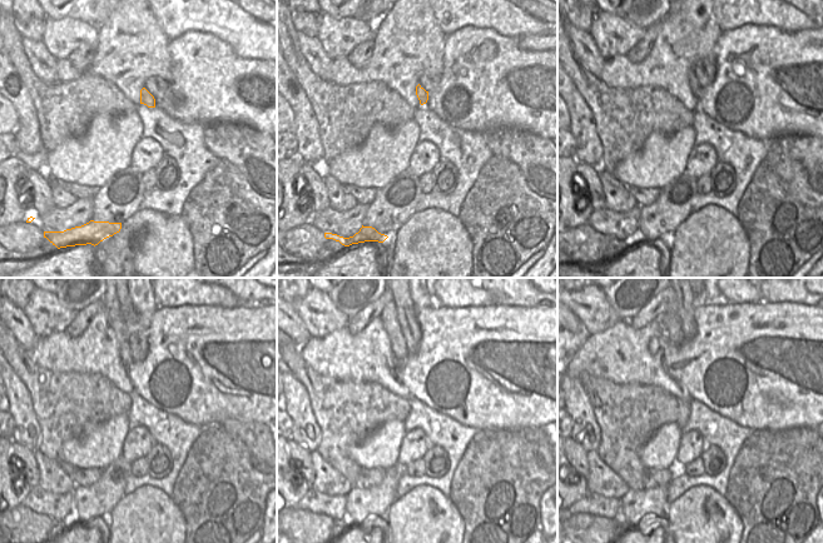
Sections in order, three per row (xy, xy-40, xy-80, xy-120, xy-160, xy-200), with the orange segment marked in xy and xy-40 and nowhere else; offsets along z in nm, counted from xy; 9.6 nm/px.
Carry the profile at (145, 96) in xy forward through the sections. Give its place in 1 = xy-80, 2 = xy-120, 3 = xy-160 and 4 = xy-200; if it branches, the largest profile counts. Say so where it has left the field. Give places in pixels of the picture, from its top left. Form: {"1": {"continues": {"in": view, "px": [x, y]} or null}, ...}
{"1": {"continues": {"in": "xy-80", "px": [695, 88]}}, "2": {"continues": {"in": "xy-120", "px": [112, 308]}}, "3": {"continues": {"in": "xy-160", "px": [390, 318]}}, "4": {"continues": {"in": "xy-200", "px": [670, 323]}}}

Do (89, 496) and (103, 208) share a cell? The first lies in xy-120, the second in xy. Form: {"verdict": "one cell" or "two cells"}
{"verdict": "one cell"}

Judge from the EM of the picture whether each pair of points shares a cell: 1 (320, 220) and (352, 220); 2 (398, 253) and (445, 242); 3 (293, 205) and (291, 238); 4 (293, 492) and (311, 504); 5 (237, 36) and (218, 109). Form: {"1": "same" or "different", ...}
{"1": "same", "2": "same", "3": "different", "4": "different", "5": "different"}

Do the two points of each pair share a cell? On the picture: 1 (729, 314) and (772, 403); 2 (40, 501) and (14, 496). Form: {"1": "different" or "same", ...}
{"1": "same", "2": "different"}

